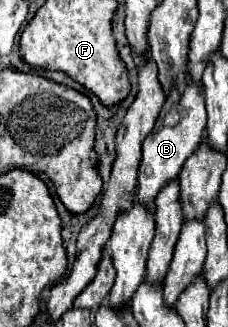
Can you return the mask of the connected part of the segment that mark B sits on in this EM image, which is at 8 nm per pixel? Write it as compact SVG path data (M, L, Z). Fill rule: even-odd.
M190 82L182 94L178 90L172 90L162 106L154 130L146 136L142 144L142 162L138 168L138 204L142 204L148 210L154 210L154 200L158 192L180 176L184 162L198 150L204 130L206 130L204 96L200 90L196 90L196 84Z

